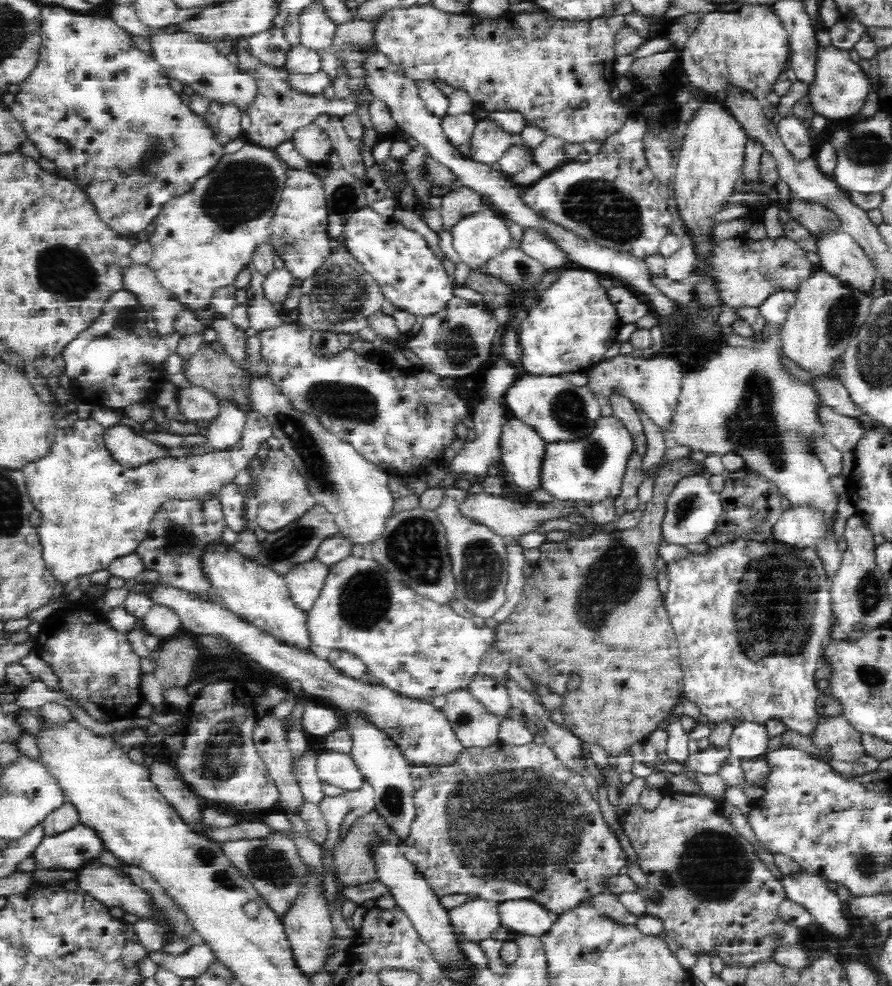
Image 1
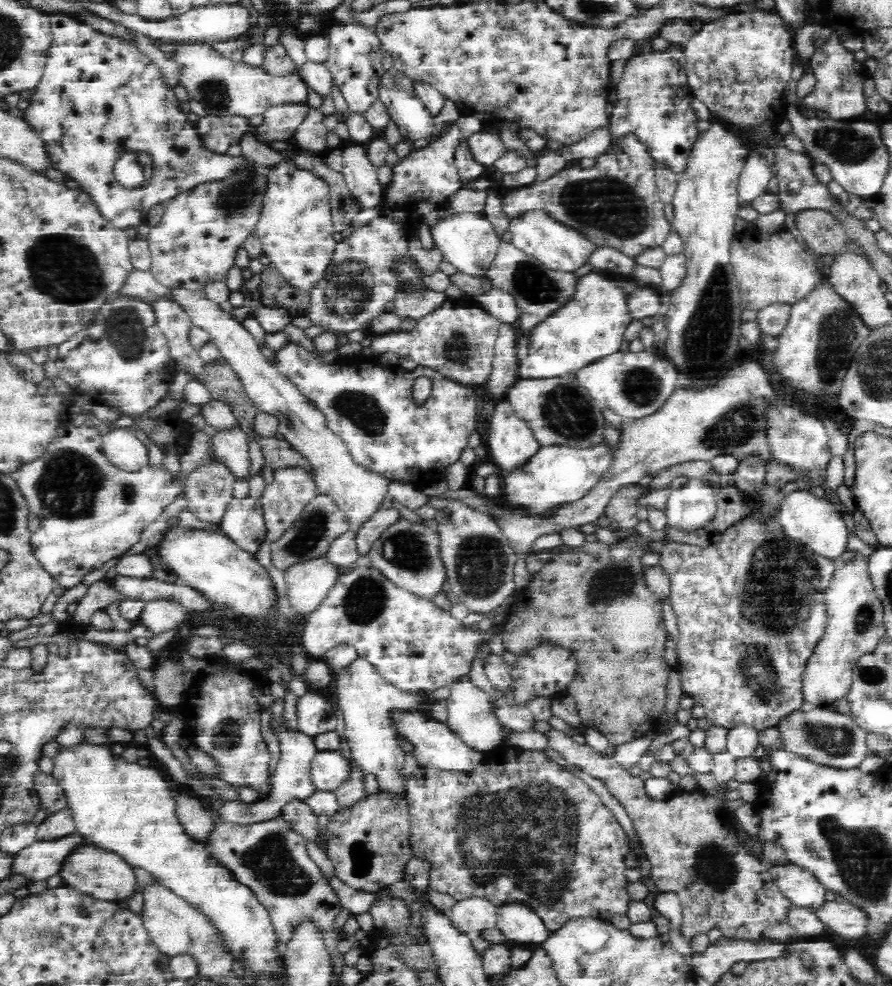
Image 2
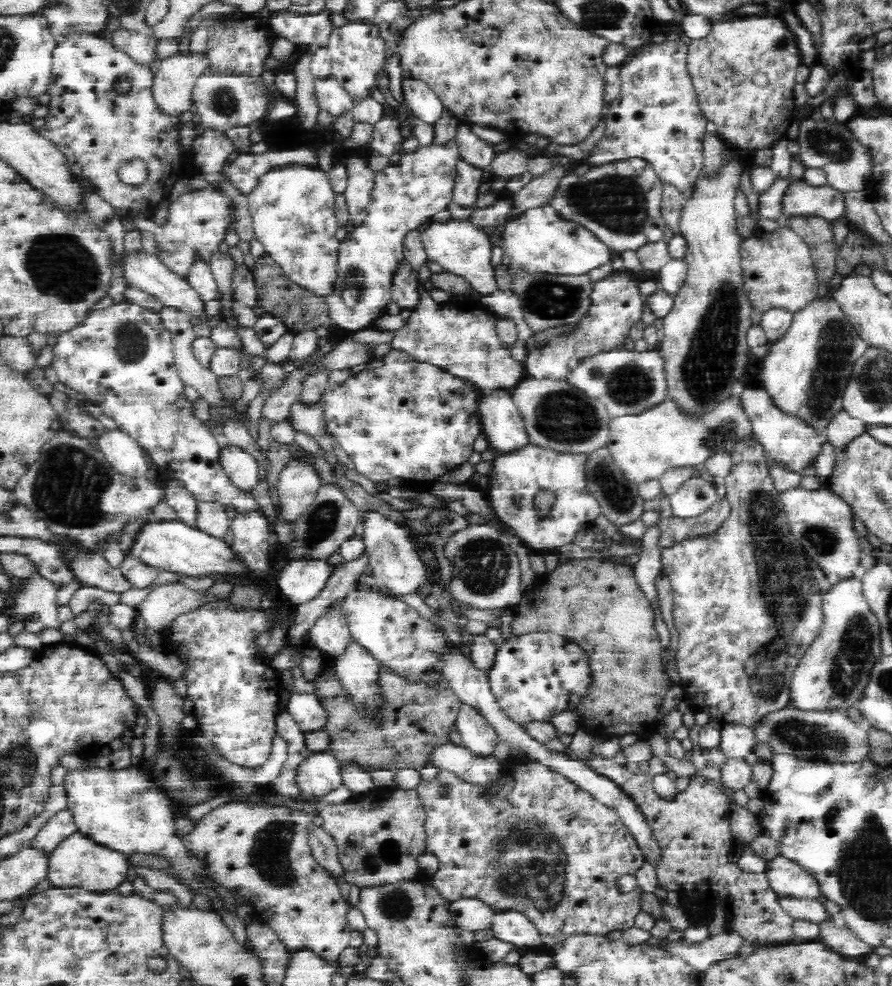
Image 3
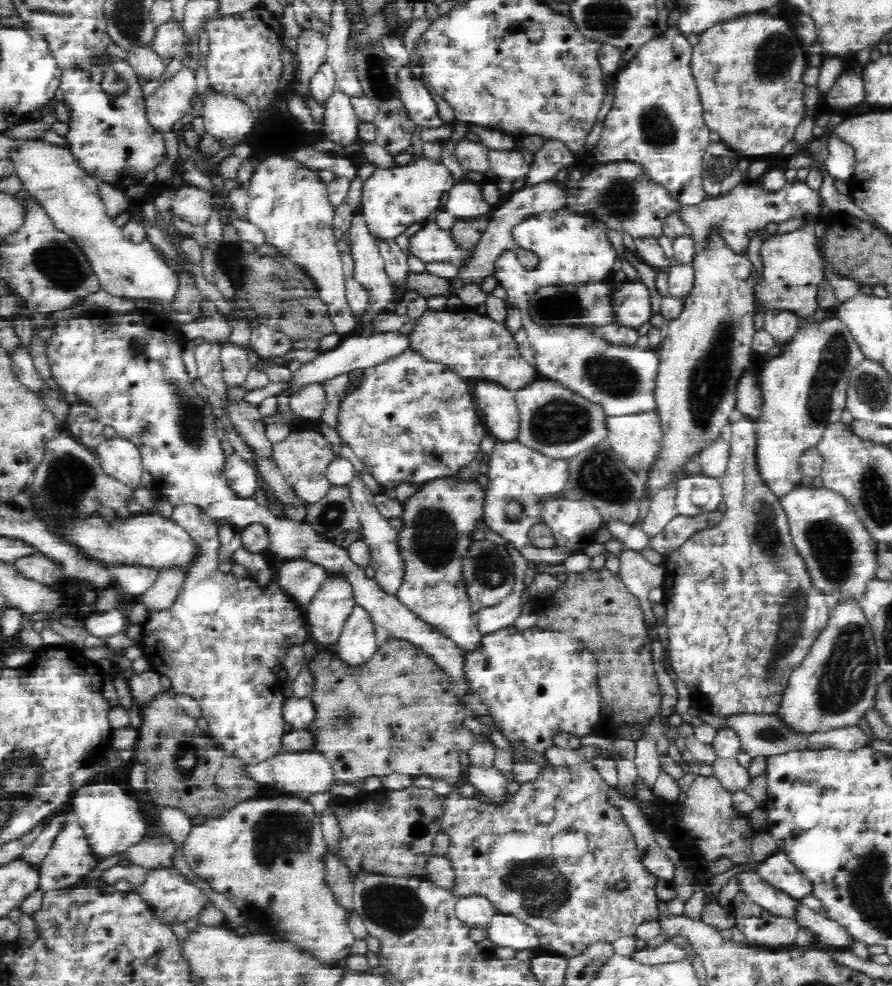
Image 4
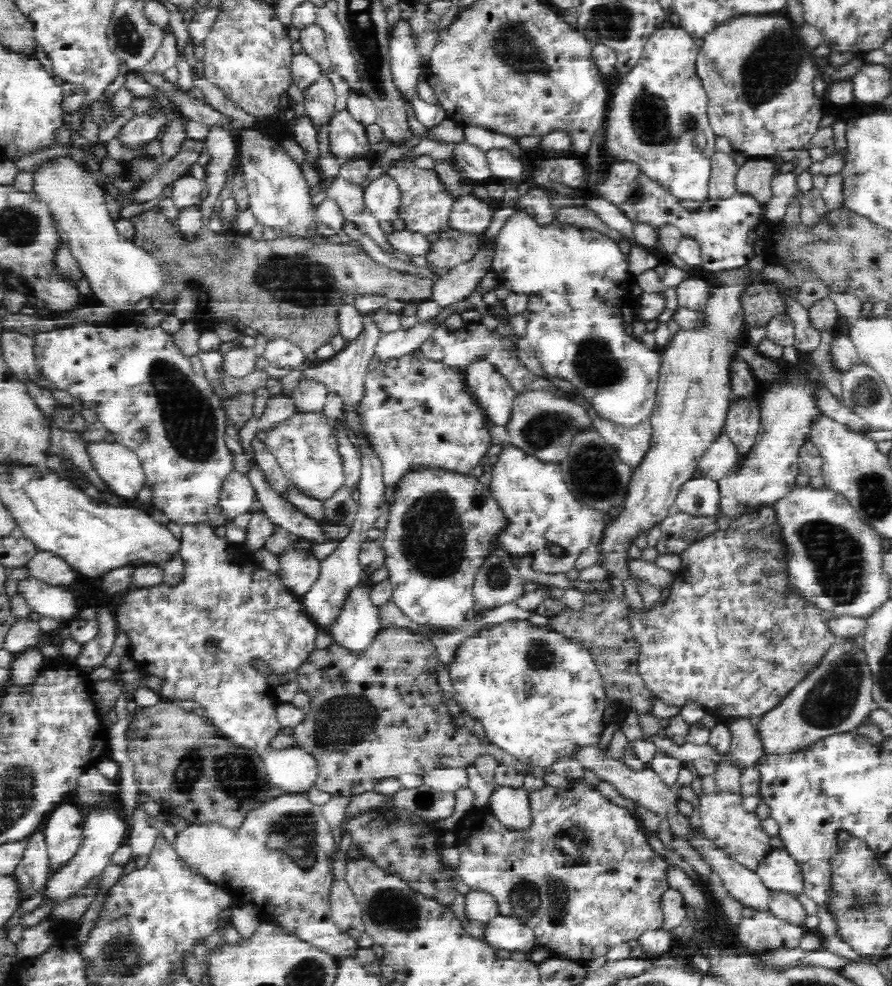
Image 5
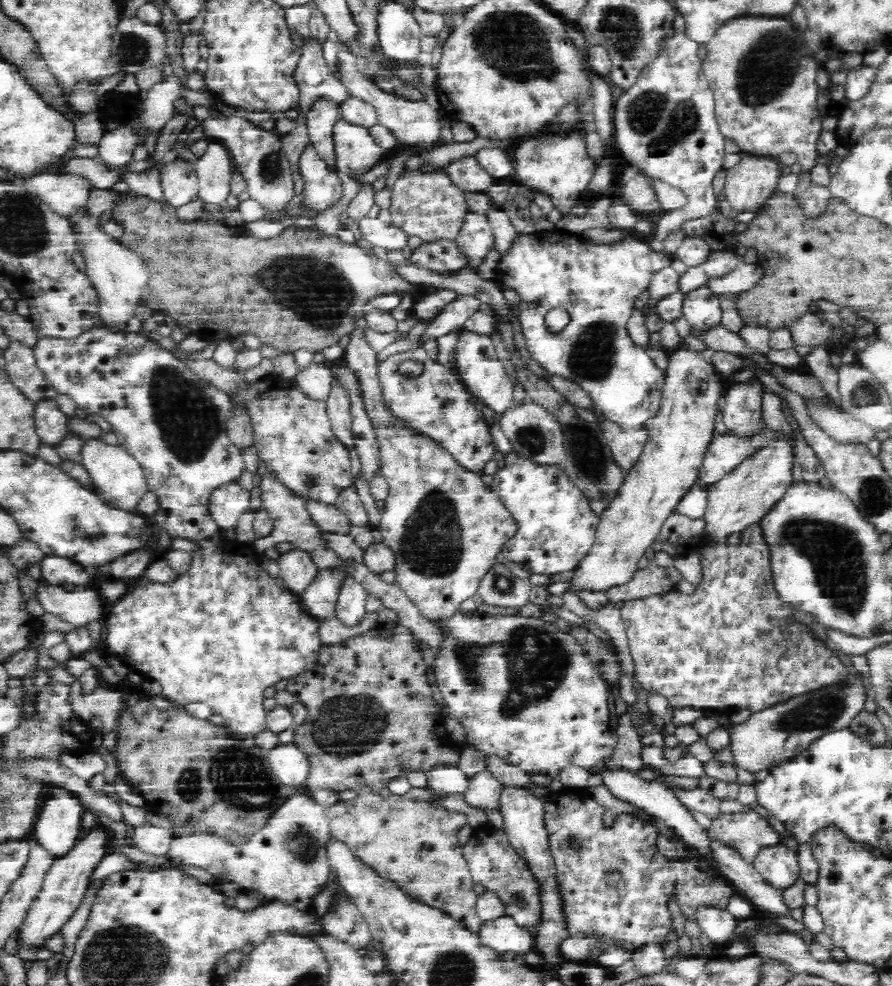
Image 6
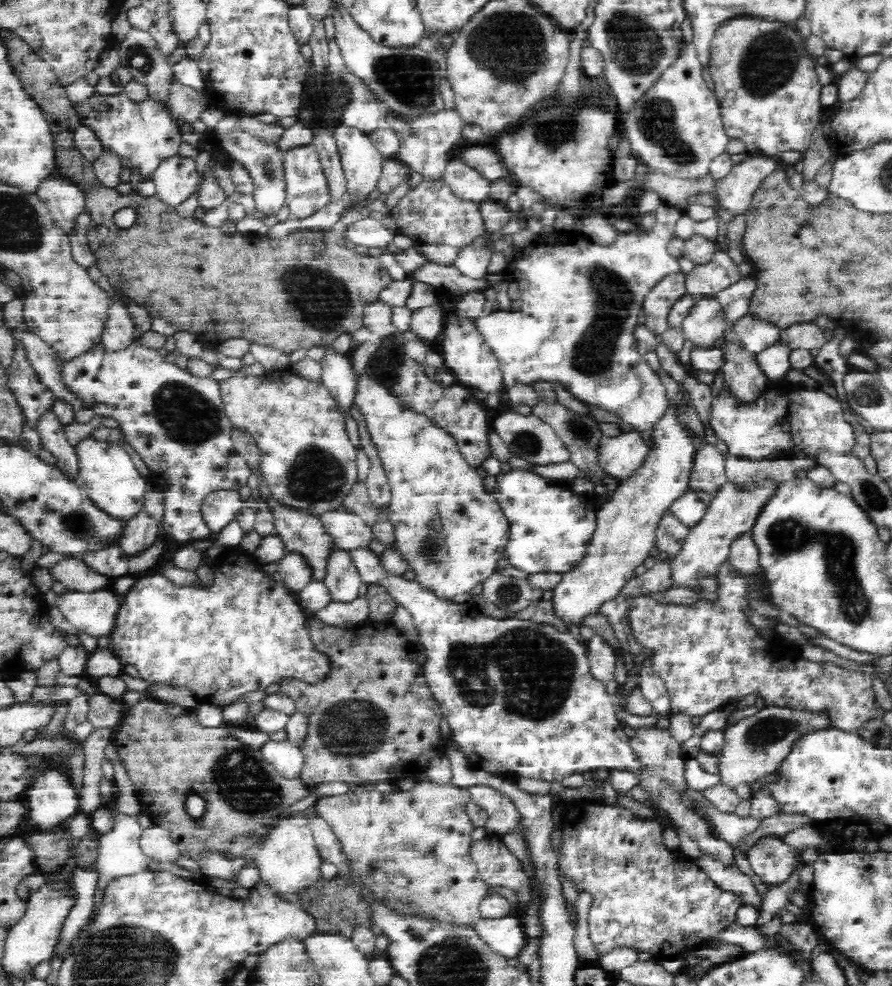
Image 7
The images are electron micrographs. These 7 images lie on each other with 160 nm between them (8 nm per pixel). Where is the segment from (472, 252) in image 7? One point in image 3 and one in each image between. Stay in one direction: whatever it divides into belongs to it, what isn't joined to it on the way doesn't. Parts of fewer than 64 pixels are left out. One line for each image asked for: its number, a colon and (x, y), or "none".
3: (468, 178)
4: (465, 201)
5: (469, 213)
6: (475, 237)

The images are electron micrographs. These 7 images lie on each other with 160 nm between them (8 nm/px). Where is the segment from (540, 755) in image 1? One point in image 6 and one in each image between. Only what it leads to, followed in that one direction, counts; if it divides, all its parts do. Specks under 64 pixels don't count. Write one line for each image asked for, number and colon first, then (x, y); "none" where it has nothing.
2: (520, 828)
3: (490, 846)
4: (502, 852)
5: (582, 875)
6: (613, 882)

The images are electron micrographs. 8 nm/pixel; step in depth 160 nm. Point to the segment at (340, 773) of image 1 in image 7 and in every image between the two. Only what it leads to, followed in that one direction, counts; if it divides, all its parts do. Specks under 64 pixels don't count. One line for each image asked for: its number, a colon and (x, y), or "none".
2: (329, 770)
3: (319, 774)
4: (306, 773)
5: (294, 770)
6: (291, 766)
7: (285, 757)

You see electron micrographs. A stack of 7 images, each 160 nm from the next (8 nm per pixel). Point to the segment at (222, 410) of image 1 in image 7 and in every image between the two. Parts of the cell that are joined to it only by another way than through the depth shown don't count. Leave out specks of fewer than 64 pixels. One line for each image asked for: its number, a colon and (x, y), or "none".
2: (230, 446)
3: (242, 468)
4: (241, 476)
5: (237, 493)
6: (229, 501)
7: (220, 507)

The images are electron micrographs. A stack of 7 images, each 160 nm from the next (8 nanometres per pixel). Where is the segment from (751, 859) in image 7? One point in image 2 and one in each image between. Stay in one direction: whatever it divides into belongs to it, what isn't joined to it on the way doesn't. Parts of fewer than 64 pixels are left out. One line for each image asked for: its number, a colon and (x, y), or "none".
2: (800, 887)
3: (788, 879)
4: (777, 871)
5: (778, 870)
6: (778, 866)

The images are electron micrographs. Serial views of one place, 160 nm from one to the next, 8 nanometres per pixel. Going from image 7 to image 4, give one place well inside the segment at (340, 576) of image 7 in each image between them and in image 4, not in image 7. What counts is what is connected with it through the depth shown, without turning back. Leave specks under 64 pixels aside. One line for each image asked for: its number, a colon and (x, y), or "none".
4: (356, 645)
5: (357, 625)
6: (350, 608)

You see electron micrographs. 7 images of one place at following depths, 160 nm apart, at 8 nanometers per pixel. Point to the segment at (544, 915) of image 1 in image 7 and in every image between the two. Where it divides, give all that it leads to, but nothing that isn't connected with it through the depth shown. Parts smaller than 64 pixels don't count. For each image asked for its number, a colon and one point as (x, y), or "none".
2: (519, 924)
3: (511, 926)
4: (504, 930)
5: (502, 932)
6: (502, 934)
7: (505, 935)

